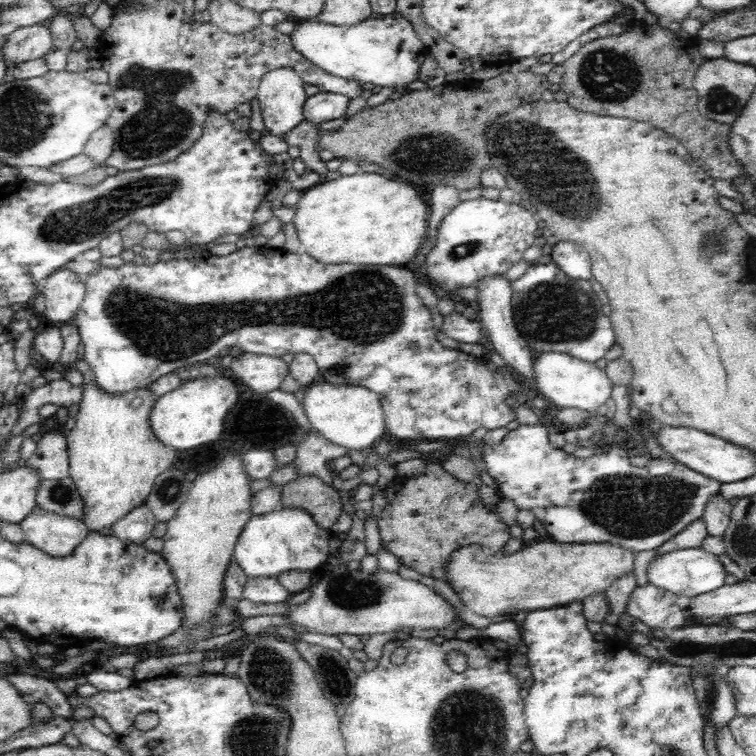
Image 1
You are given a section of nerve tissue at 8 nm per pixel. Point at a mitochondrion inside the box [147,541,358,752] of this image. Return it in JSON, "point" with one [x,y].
{"point":[272,675]}

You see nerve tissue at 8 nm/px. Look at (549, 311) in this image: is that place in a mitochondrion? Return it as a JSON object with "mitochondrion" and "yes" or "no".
{"mitochondrion":"yes"}

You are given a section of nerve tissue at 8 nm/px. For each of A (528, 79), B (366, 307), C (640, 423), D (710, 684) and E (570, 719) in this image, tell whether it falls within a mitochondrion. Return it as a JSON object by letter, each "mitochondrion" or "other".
{"A":"other","B":"mitochondrion","C":"other","D":"mitochondrion","E":"other"}

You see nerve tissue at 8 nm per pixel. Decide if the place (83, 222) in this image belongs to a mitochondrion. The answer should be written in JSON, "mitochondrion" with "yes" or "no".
{"mitochondrion":"yes"}

